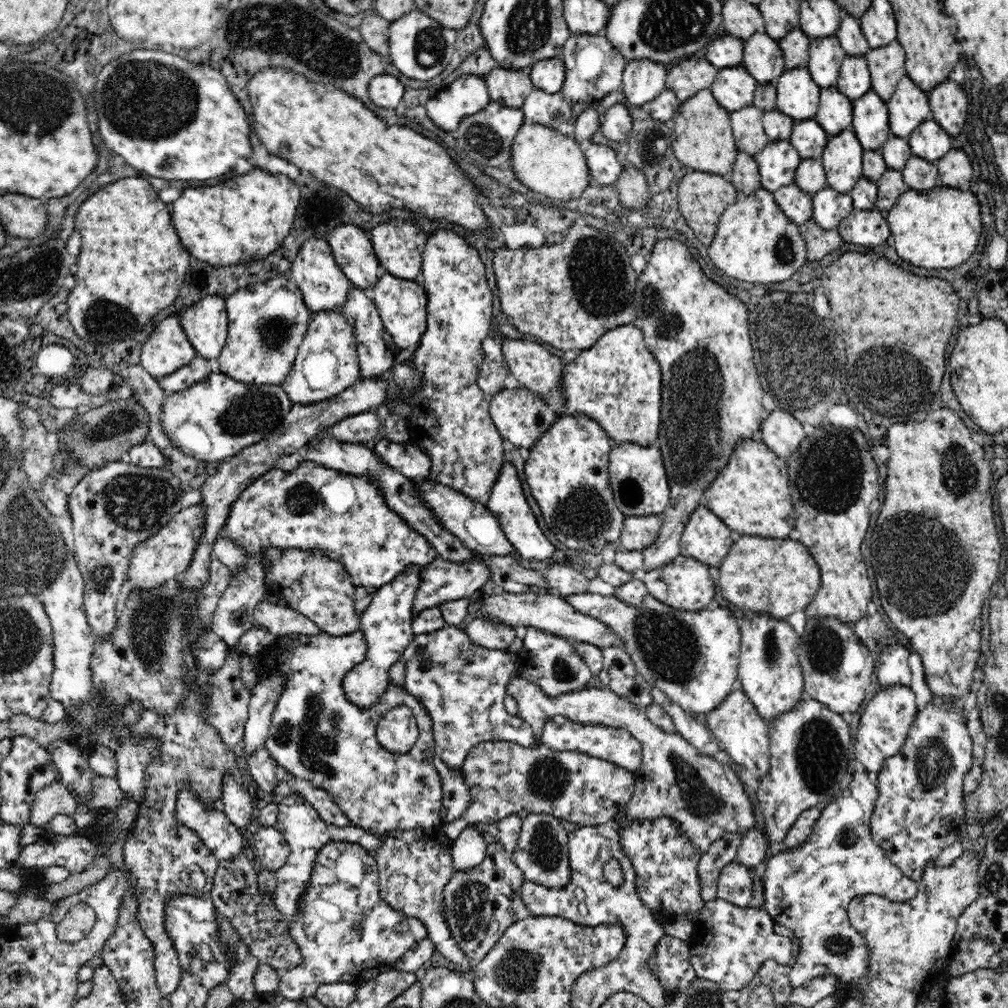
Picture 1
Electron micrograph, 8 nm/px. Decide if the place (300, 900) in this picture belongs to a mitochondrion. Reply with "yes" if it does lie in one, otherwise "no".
no

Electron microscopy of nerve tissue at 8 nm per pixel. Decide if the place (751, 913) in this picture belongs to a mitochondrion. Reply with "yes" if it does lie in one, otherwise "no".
no

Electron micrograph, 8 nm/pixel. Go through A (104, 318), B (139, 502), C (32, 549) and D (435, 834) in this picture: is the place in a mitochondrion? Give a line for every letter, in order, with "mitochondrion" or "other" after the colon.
A: mitochondrion
B: mitochondrion
C: mitochondrion
D: other

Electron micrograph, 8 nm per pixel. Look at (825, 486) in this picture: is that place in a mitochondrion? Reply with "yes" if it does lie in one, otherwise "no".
yes

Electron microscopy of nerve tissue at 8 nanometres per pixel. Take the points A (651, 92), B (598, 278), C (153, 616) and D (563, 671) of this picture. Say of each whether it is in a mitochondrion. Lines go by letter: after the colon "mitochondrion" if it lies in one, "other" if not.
A: other
B: mitochondrion
C: mitochondrion
D: mitochondrion

